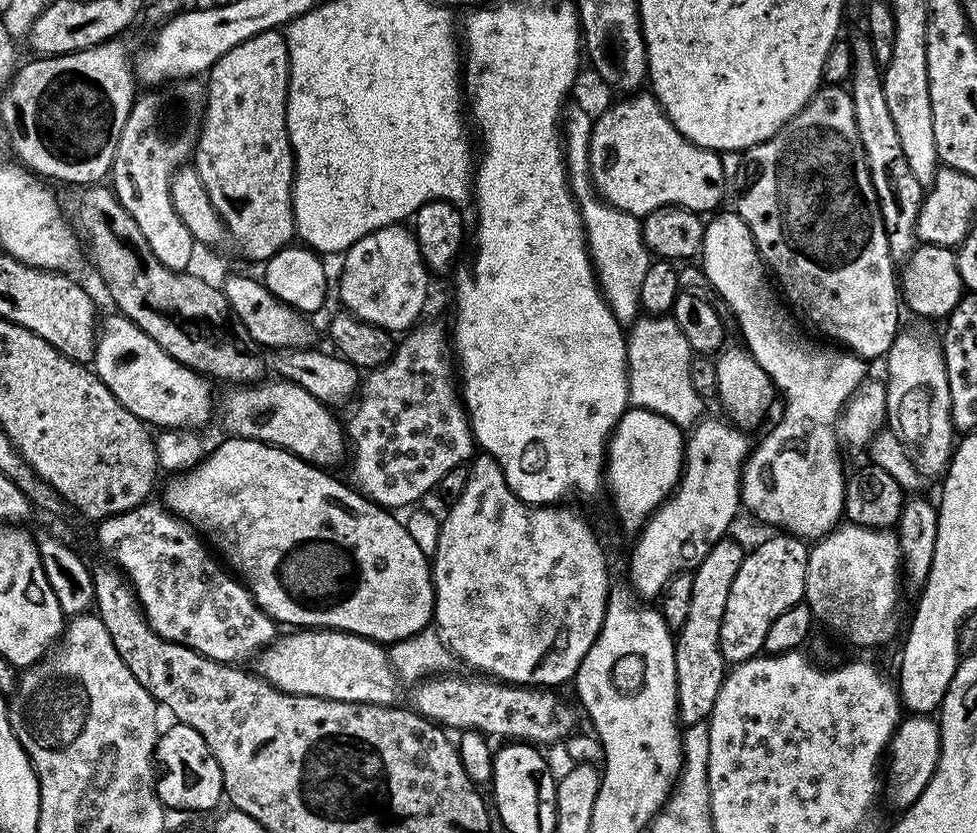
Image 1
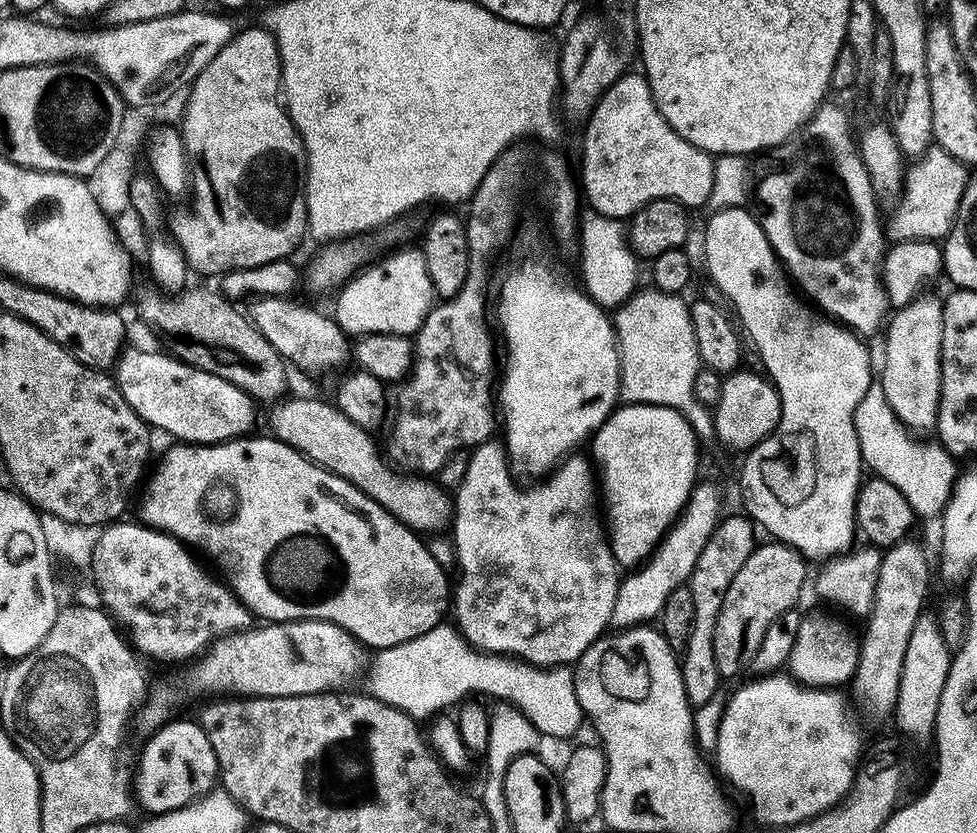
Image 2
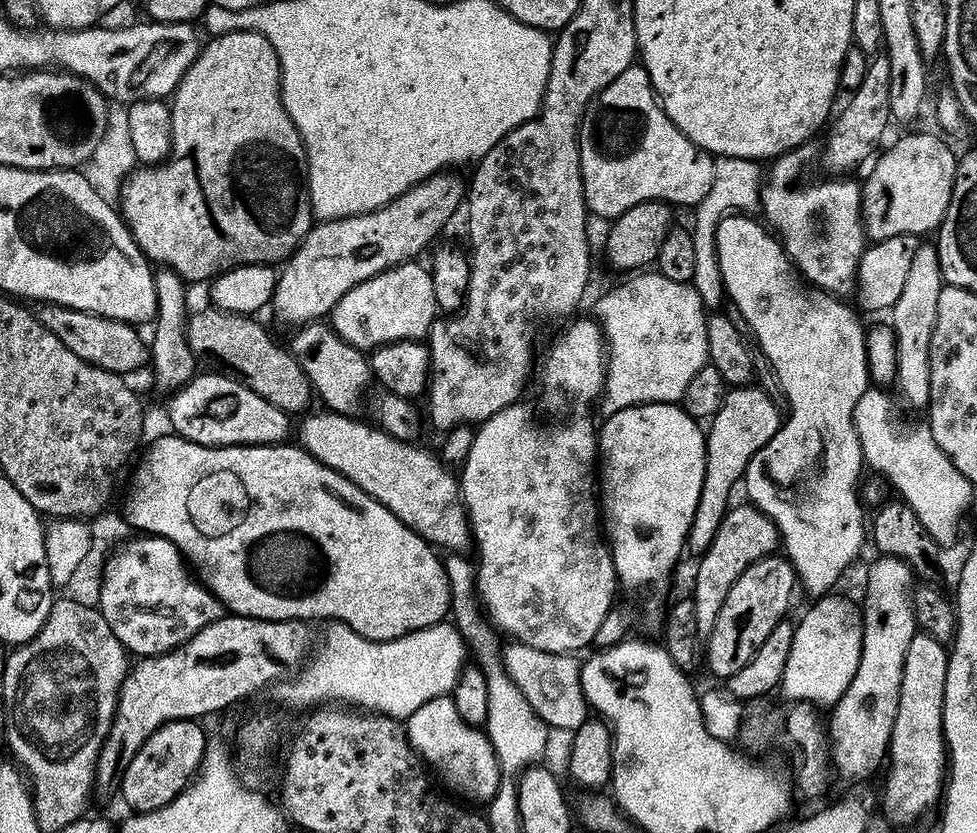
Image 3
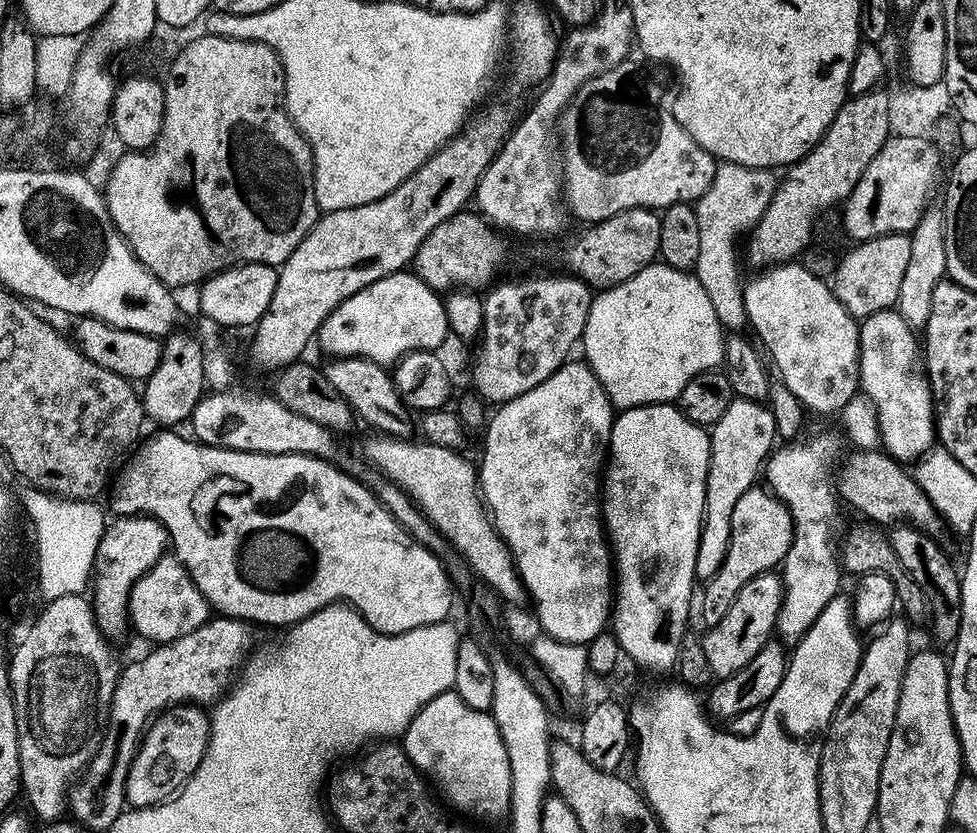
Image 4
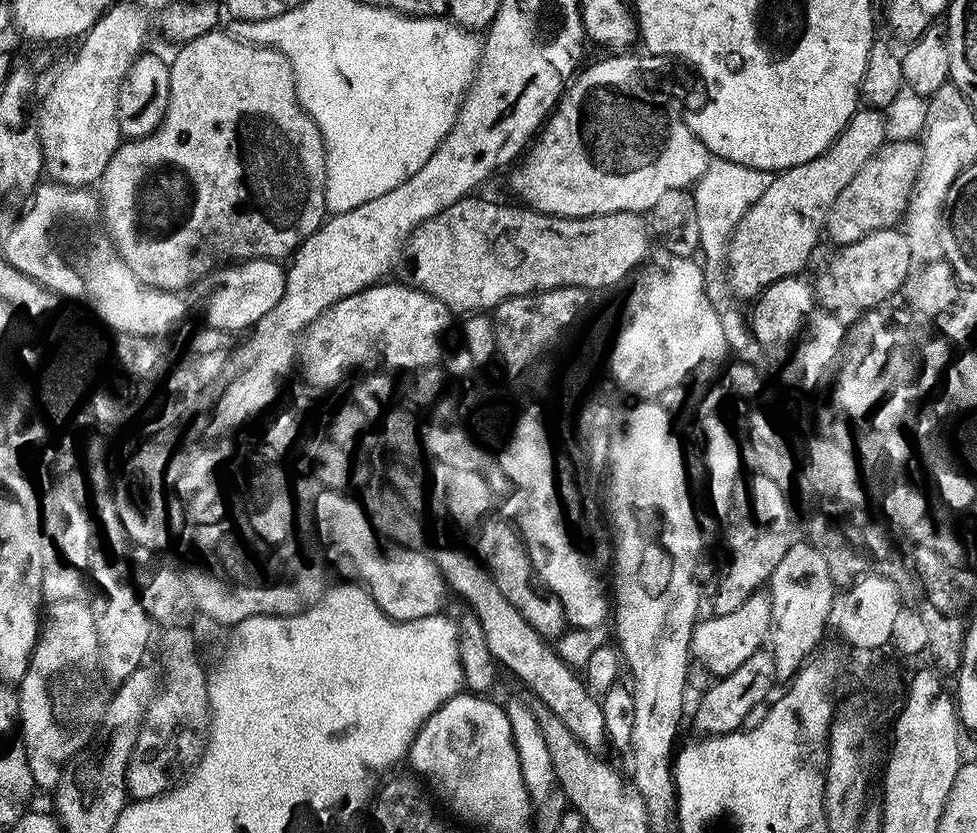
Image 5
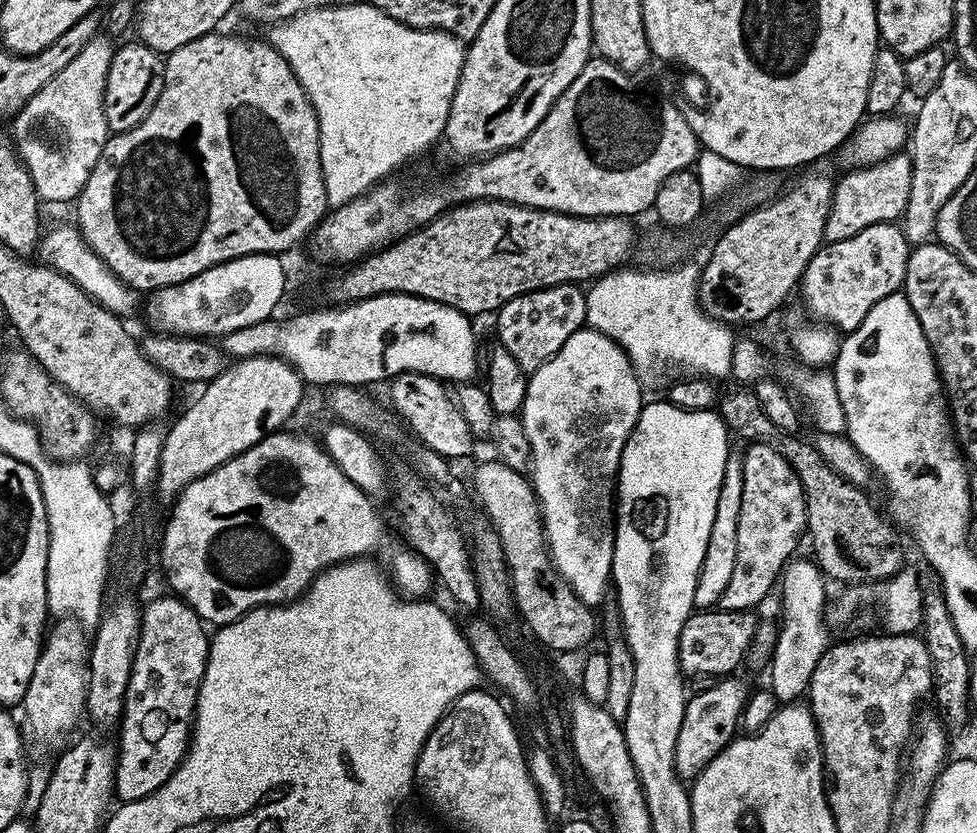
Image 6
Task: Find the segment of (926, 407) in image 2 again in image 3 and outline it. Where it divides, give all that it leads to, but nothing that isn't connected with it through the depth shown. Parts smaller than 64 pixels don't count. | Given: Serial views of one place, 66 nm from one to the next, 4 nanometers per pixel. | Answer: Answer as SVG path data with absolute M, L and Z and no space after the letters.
M921 243L910 264L910 274L898 302L890 309L890 327L896 333L896 378L895 387L900 387L904 400L914 407L923 409L930 398L930 342L934 334L934 322L938 318L938 294L945 288L940 274L940 262L935 243Z

